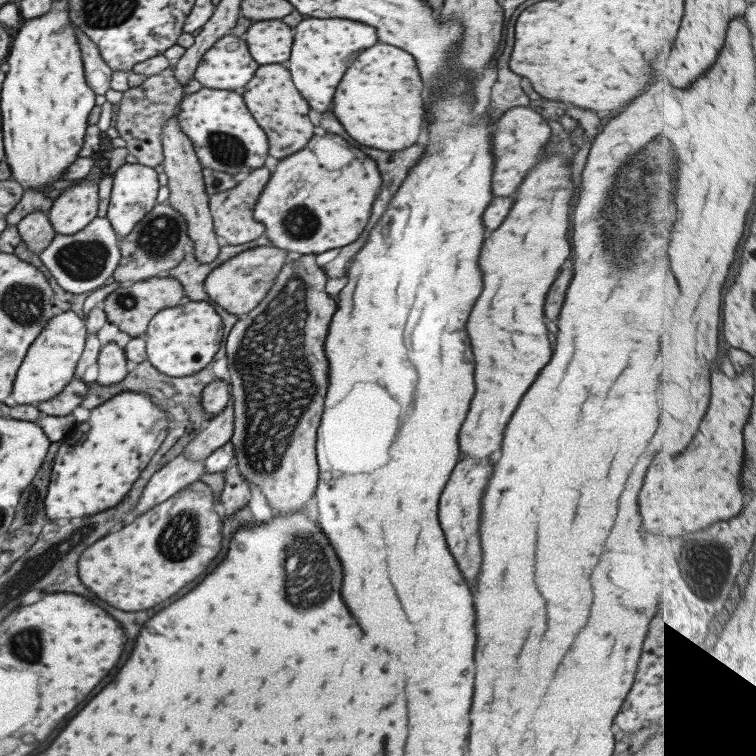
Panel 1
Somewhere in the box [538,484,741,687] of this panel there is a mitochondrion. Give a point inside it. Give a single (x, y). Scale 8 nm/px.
(702, 575)

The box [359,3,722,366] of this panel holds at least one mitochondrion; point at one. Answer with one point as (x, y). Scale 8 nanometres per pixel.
(647, 168)

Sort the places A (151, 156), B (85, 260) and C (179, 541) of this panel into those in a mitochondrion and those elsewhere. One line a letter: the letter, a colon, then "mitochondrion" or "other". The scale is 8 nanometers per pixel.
A: other
B: mitochondrion
C: mitochondrion

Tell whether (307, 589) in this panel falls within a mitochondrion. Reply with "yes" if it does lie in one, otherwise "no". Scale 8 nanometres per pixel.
yes

